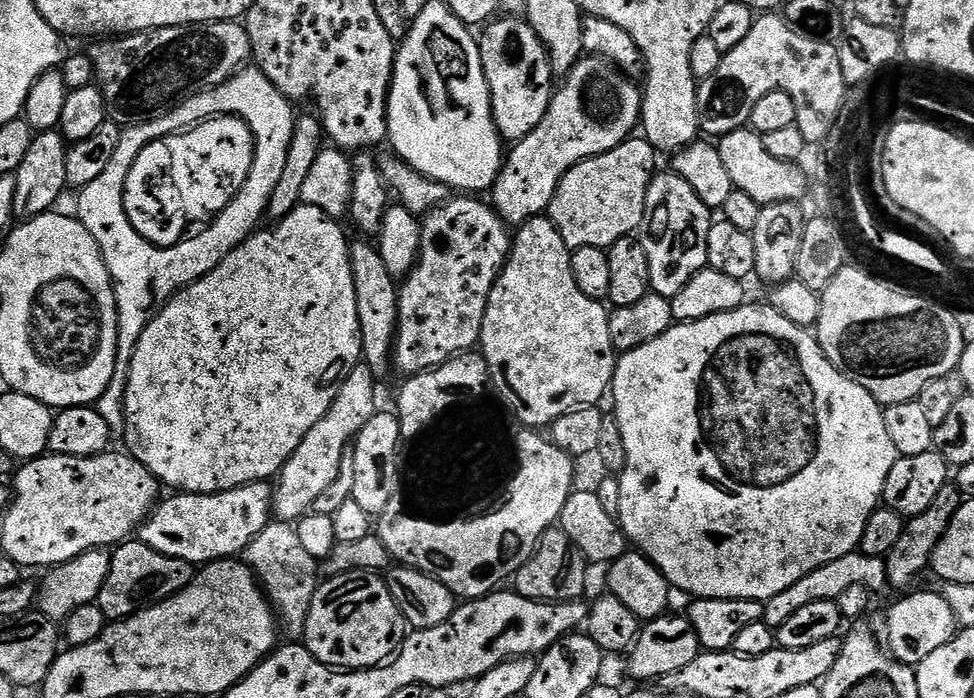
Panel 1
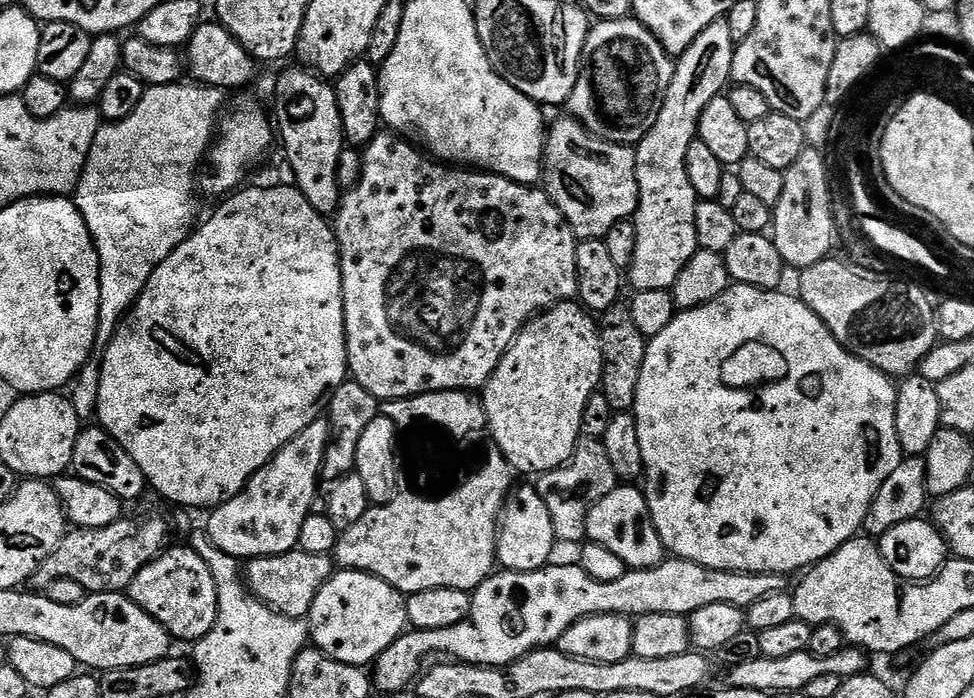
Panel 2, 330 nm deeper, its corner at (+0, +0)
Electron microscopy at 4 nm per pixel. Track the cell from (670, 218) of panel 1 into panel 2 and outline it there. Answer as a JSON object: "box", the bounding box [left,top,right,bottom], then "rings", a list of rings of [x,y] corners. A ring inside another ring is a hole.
{"box":[626,20,737,292],"rings":[[[716,20],[710,26],[706,26],[706,30],[702,30],[702,34],[698,34],[698,38],[694,38],[694,42],[688,49],[679,56],[675,61],[672,70],[672,81],[668,89],[664,91],[664,101],[662,102],[662,110],[658,114],[658,122],[654,122],[654,126],[650,126],[647,134],[641,138],[640,143],[635,145],[636,154],[636,173],[638,174],[638,190],[640,191],[640,204],[636,208],[634,223],[636,226],[636,245],[634,246],[634,258],[632,259],[631,268],[627,269],[626,280],[633,284],[636,292],[642,290],[662,290],[669,291],[674,286],[674,282],[678,278],[678,274],[682,274],[682,266],[686,266],[686,262],[690,262],[690,258],[698,251],[696,243],[696,231],[694,230],[694,210],[698,203],[698,197],[694,186],[690,186],[690,178],[686,178],[686,150],[690,148],[690,142],[694,142],[698,138],[698,125],[700,116],[706,110],[706,106],[710,106],[710,102],[714,102],[714,98],[721,95],[729,87],[732,80],[732,63],[734,62],[734,54],[736,53],[737,44],[734,38],[730,38],[730,26],[724,20]]]}

